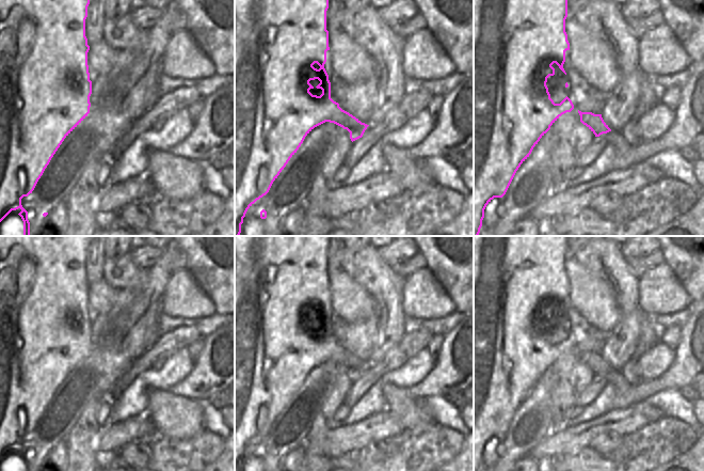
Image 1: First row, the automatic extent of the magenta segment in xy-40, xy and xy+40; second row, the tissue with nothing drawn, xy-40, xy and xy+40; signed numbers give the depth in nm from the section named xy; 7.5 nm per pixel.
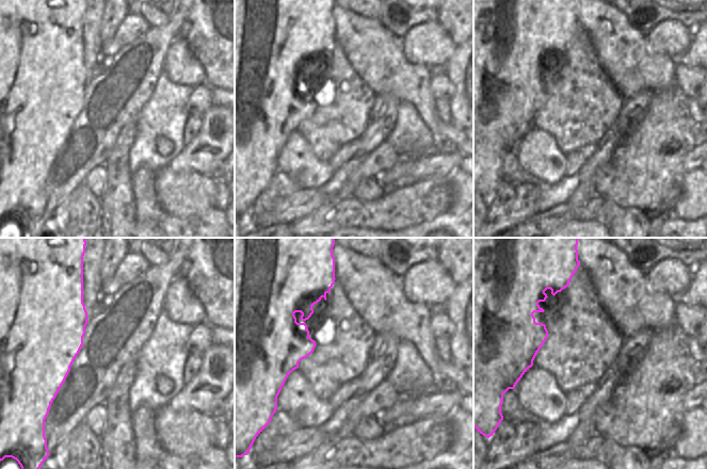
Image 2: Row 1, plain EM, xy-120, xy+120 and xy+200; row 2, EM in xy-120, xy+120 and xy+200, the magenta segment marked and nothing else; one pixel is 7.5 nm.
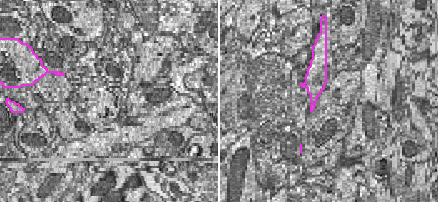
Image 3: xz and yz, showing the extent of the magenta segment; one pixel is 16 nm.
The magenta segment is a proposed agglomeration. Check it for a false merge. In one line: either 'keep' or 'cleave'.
keep

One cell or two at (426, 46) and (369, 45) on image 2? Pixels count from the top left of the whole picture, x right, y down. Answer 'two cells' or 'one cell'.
two cells

